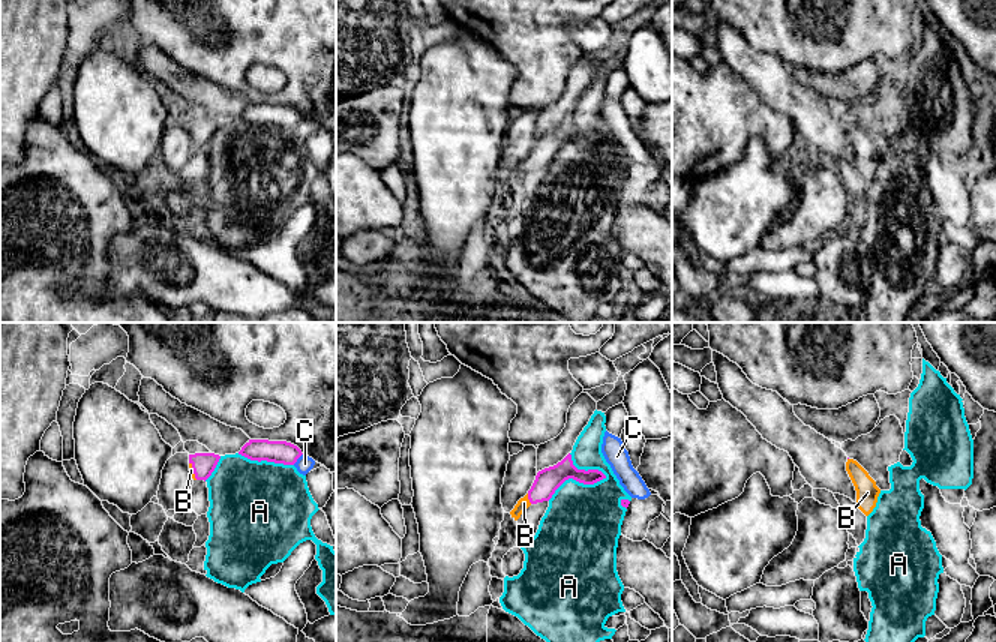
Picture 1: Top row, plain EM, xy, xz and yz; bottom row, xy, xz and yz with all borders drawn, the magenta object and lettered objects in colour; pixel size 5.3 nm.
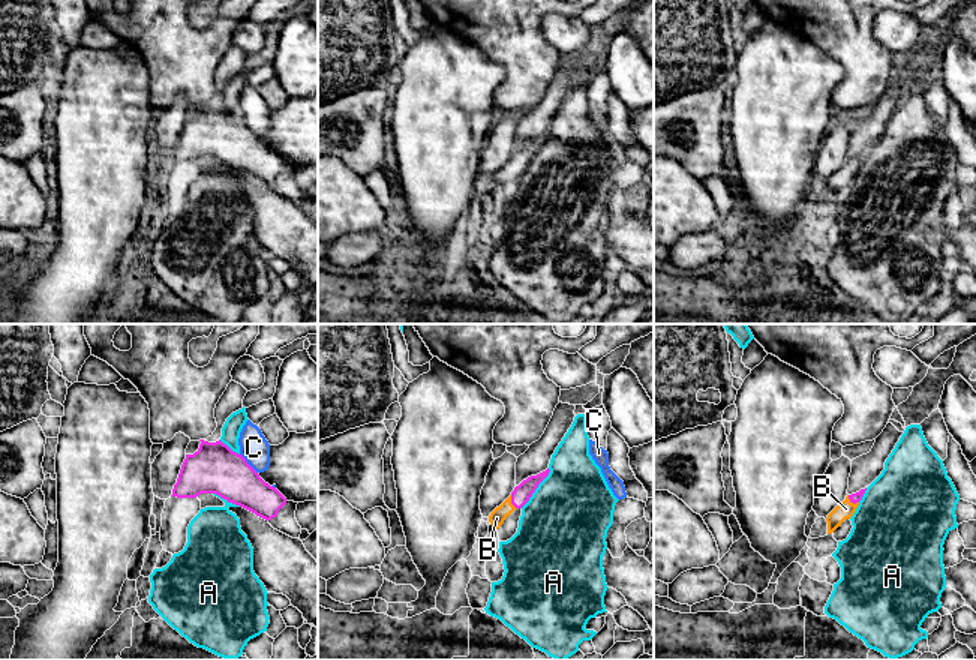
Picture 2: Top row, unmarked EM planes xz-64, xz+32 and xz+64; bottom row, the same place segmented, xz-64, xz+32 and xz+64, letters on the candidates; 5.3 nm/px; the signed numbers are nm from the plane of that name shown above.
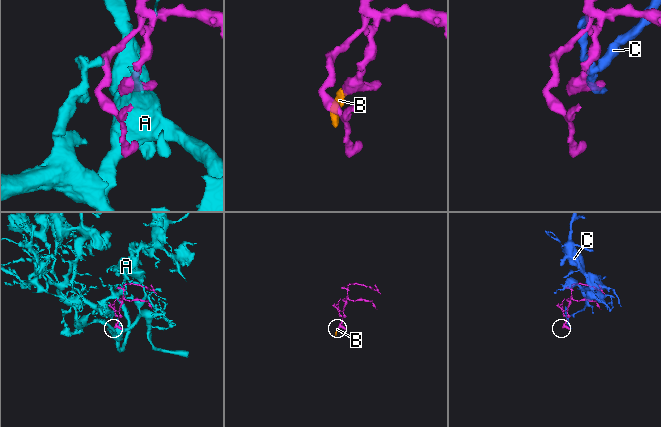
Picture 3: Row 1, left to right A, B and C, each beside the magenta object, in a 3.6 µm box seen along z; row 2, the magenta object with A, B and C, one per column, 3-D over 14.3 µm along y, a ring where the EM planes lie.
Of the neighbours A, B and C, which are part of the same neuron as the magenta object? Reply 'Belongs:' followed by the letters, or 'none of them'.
Belongs: B

